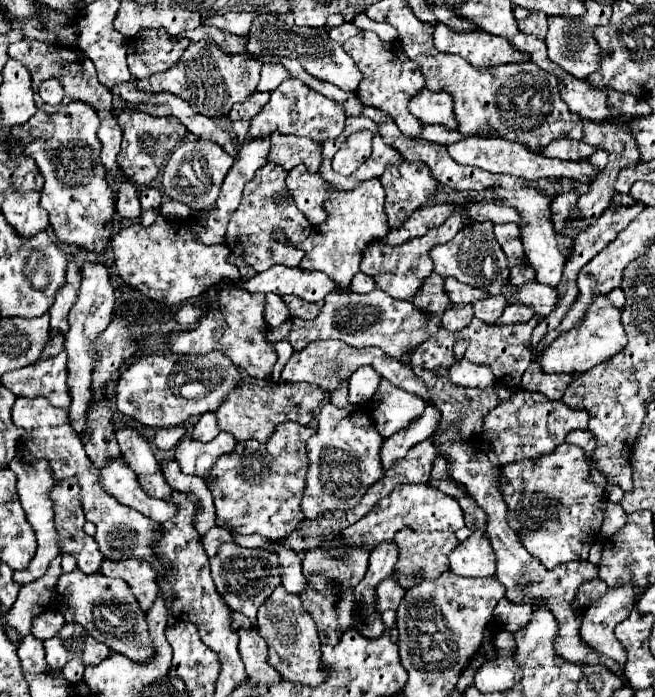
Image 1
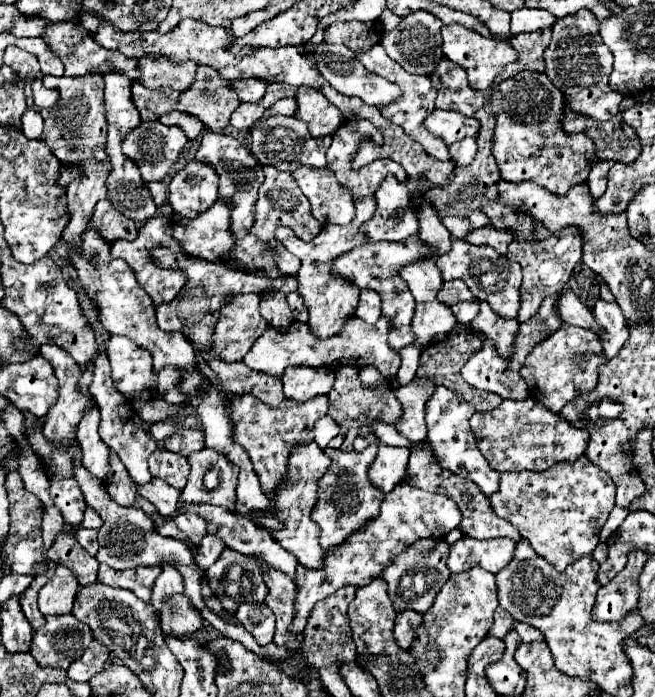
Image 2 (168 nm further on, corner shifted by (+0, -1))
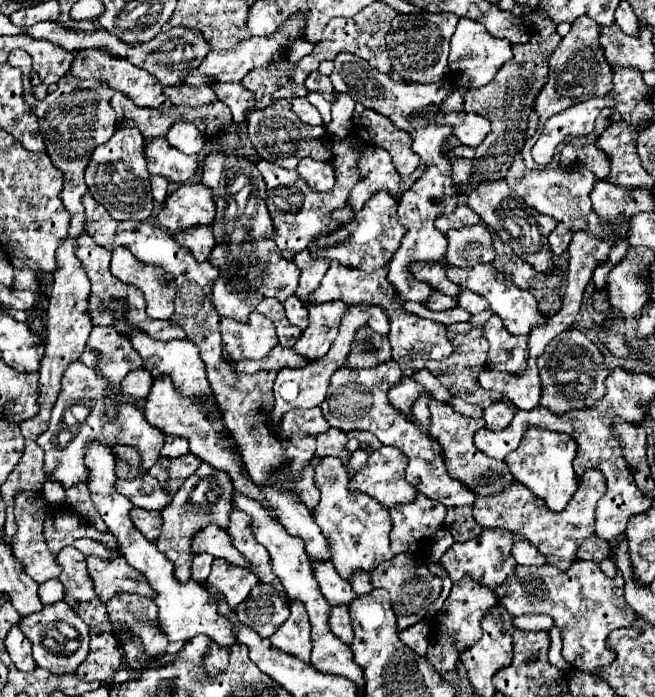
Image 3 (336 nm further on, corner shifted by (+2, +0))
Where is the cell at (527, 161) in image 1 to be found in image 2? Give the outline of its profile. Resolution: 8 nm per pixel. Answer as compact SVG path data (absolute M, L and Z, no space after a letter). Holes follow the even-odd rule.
M473 137L469 139L461 139L453 145L449 145L449 155L451 159L457 163L457 165L469 165L473 159L475 159L475 153L477 153L477 141Z

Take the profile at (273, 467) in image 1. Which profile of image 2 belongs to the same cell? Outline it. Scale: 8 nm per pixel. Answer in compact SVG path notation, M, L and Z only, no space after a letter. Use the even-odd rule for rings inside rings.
M315 441L309 443L301 443L293 449L293 455L289 455L289 471L285 473L285 483L281 483L281 487L277 487L277 499L271 499L271 511L269 515L277 515L277 519L281 519L281 529L271 531L273 539L277 539L277 543L281 543L281 547L285 547L289 553L293 553L297 557L297 561L309 569L317 569L323 563L325 551L321 549L317 537L319 537L319 527L317 523L311 521L309 513L317 501L317 483L323 477L323 473L327 471L331 459L317 447Z

